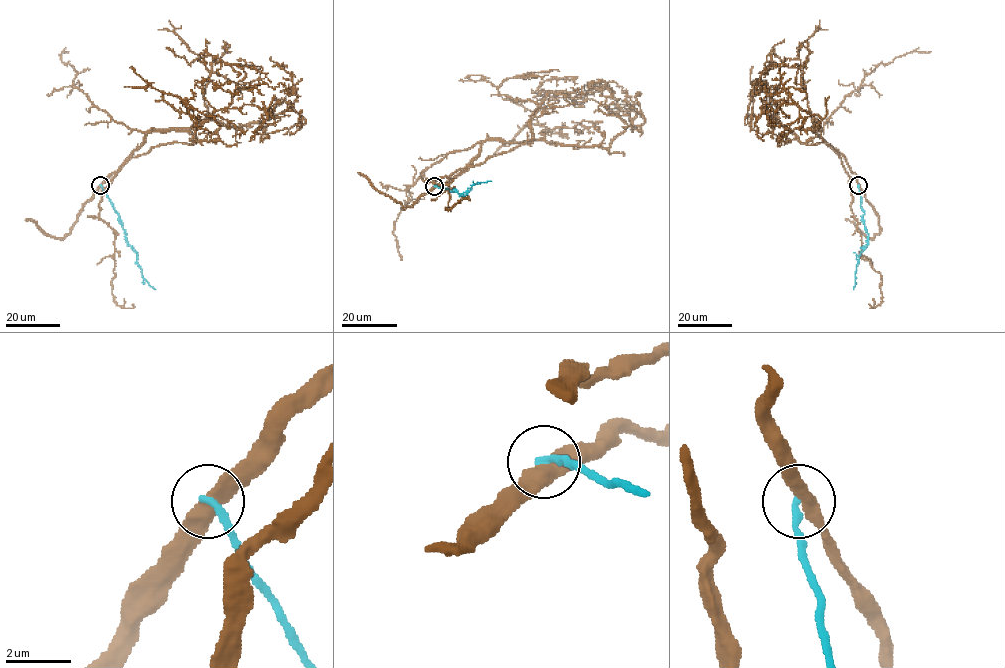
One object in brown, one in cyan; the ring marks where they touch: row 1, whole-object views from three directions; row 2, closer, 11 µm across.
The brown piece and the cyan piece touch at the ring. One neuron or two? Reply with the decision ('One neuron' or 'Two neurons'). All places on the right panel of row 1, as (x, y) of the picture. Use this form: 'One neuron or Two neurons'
Two neurons

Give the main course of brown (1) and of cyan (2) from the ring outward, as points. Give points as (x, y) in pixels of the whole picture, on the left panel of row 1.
1: (100, 185), (150, 132), (195, 138), (132, 157), (103, 189), (111, 293), (132, 304)
2: (100, 185), (118, 215), (127, 242), (136, 253), (142, 276), (155, 289)

